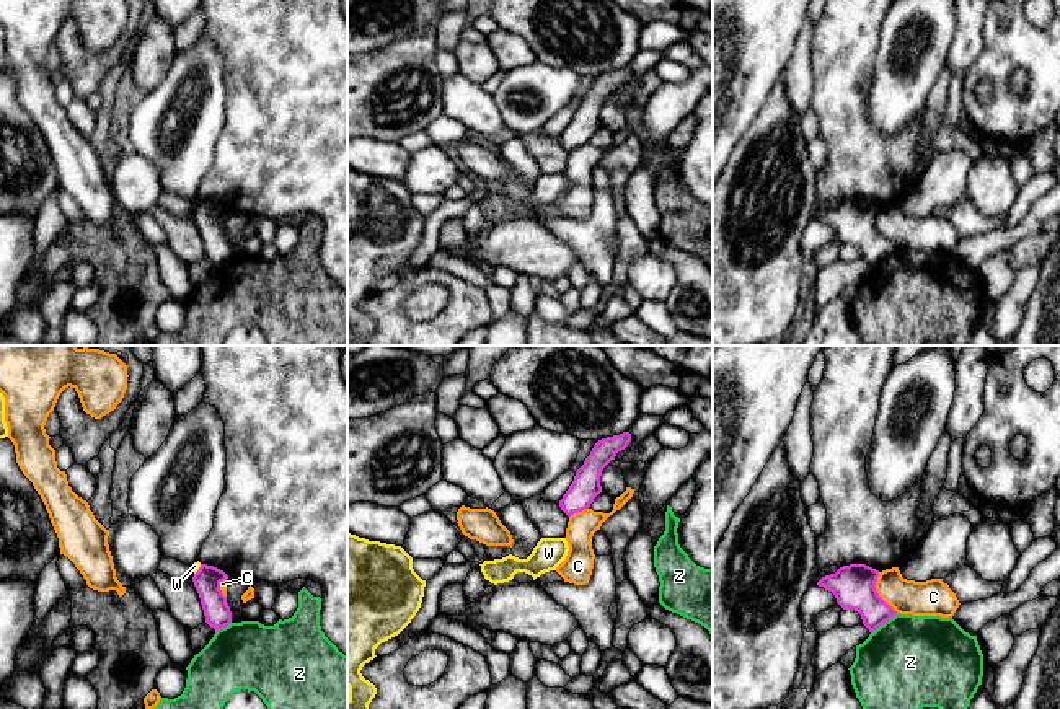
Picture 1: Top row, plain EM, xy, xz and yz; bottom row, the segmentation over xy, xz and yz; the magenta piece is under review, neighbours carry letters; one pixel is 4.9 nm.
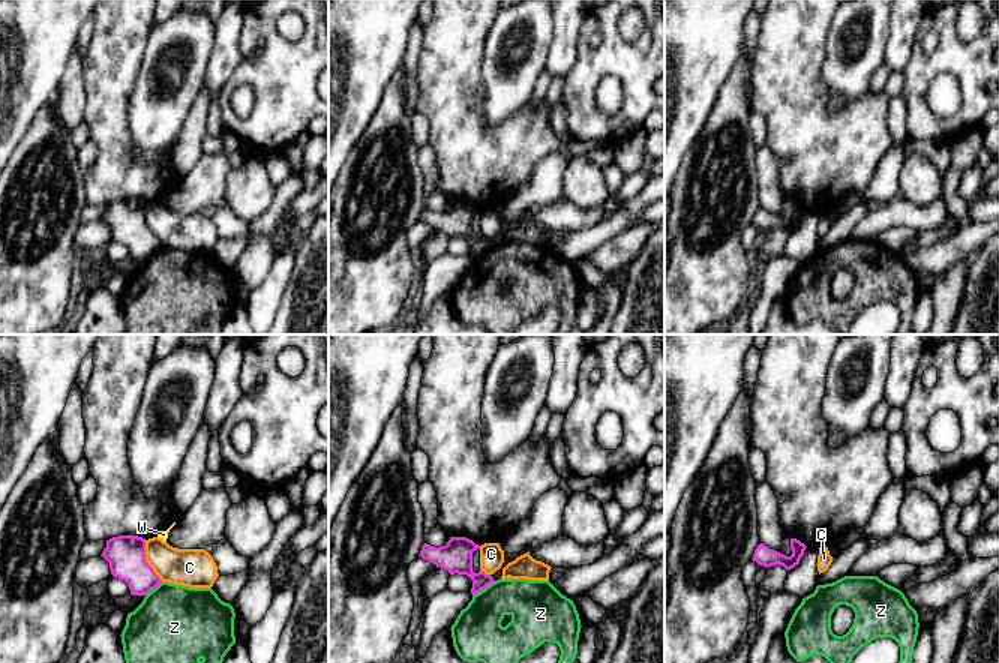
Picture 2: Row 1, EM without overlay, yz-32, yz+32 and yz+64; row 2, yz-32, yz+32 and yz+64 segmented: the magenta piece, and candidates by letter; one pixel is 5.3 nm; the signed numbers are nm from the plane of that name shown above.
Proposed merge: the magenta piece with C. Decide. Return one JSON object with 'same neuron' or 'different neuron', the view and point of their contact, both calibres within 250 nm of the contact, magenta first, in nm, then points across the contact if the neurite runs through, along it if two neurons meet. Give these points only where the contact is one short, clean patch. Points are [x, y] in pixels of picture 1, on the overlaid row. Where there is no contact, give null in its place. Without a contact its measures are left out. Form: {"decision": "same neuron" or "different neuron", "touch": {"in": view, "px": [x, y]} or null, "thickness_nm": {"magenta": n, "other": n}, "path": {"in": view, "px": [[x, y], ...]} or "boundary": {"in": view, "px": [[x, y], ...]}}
{"decision": "different neuron", "touch": {"in": "yz", "px": [878, 594]}, "thickness_nm": {"magenta": 220, "other": 180}, "boundary": {"in": "yz", "px": [[878, 572], [876, 592], [897, 612]]}}

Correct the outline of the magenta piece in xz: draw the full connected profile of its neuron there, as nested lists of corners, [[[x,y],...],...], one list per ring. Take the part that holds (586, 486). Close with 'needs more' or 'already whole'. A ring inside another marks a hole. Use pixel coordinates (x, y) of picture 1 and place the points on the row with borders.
[[[631,434],[598,440],[584,465],[576,471],[574,481],[559,500],[561,510],[571,517],[590,507],[594,499],[602,492],[600,476],[603,468],[615,460],[616,453],[625,450],[631,442]]]; already whole

